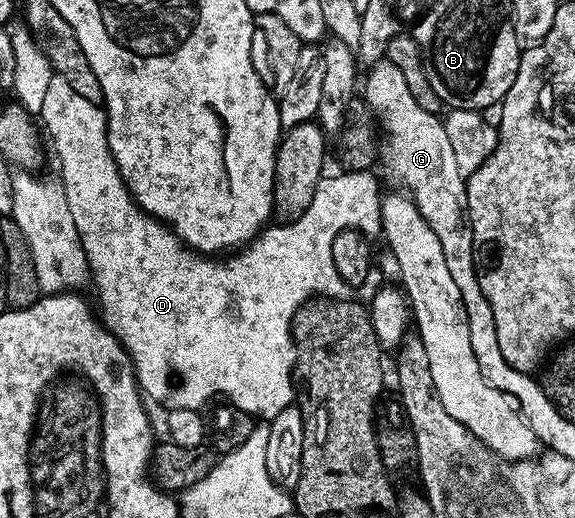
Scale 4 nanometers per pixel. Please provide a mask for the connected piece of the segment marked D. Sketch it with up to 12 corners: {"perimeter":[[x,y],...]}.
{"perimeter":[[97,103],[44,121],[99,317],[143,397],[293,405],[292,317],[349,297],[372,172],[225,262],[137,206]]}

